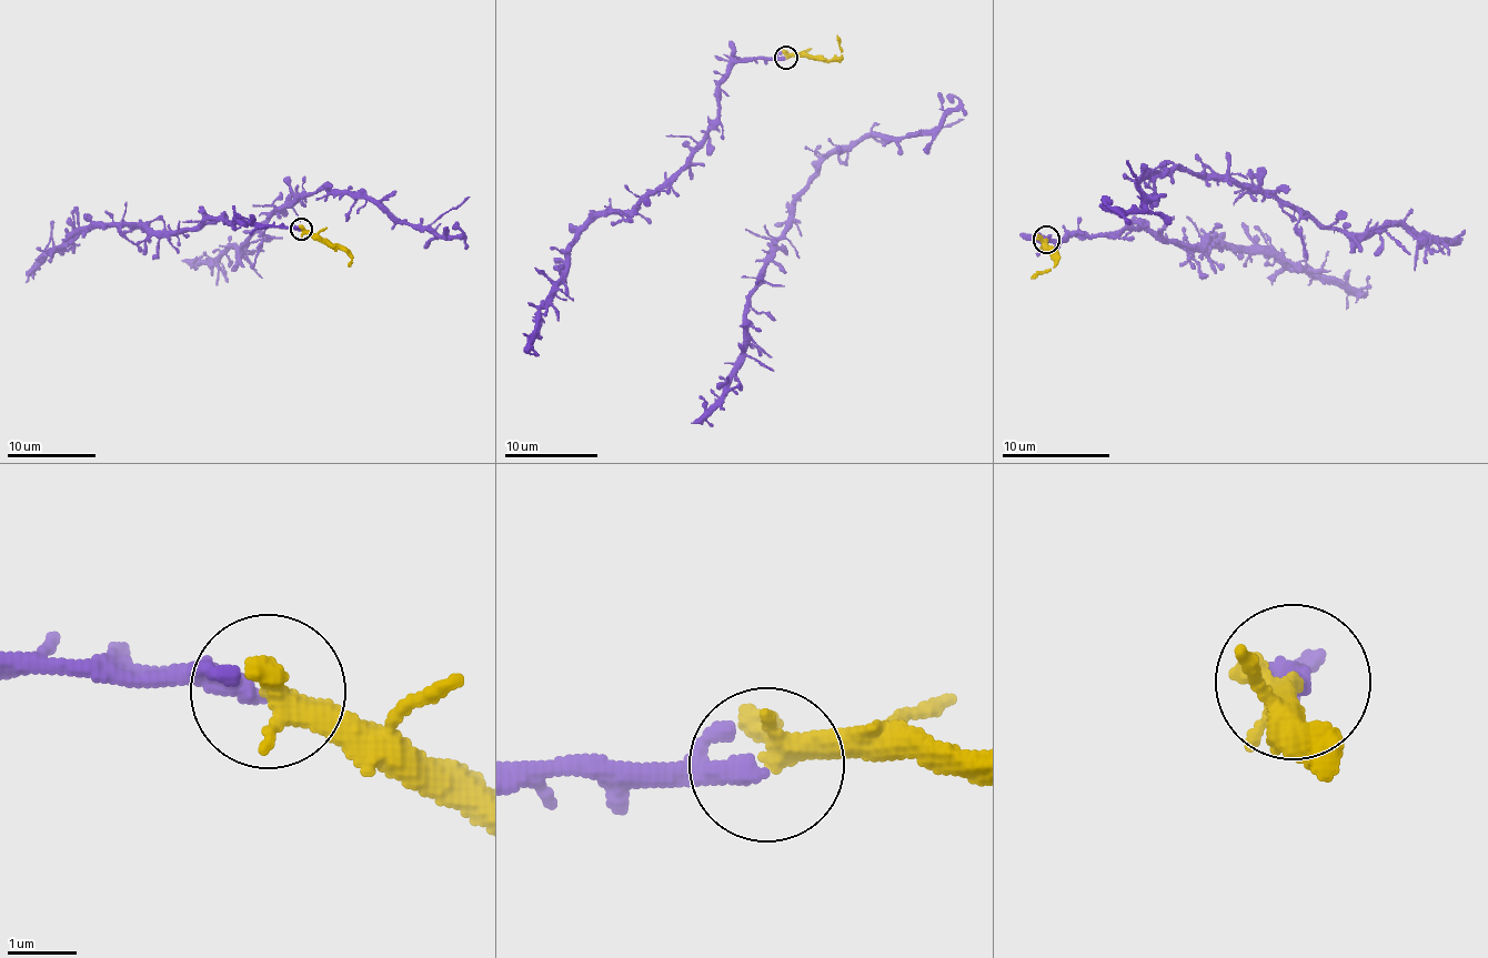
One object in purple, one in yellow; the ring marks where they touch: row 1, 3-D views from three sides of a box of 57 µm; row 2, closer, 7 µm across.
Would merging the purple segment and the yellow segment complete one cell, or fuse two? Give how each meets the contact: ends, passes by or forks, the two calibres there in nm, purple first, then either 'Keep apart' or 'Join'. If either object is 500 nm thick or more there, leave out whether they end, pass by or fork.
At the ring purple passes by. At the ring yellow ends. Thickness 220 nm (purple) against 480 nm. Join

